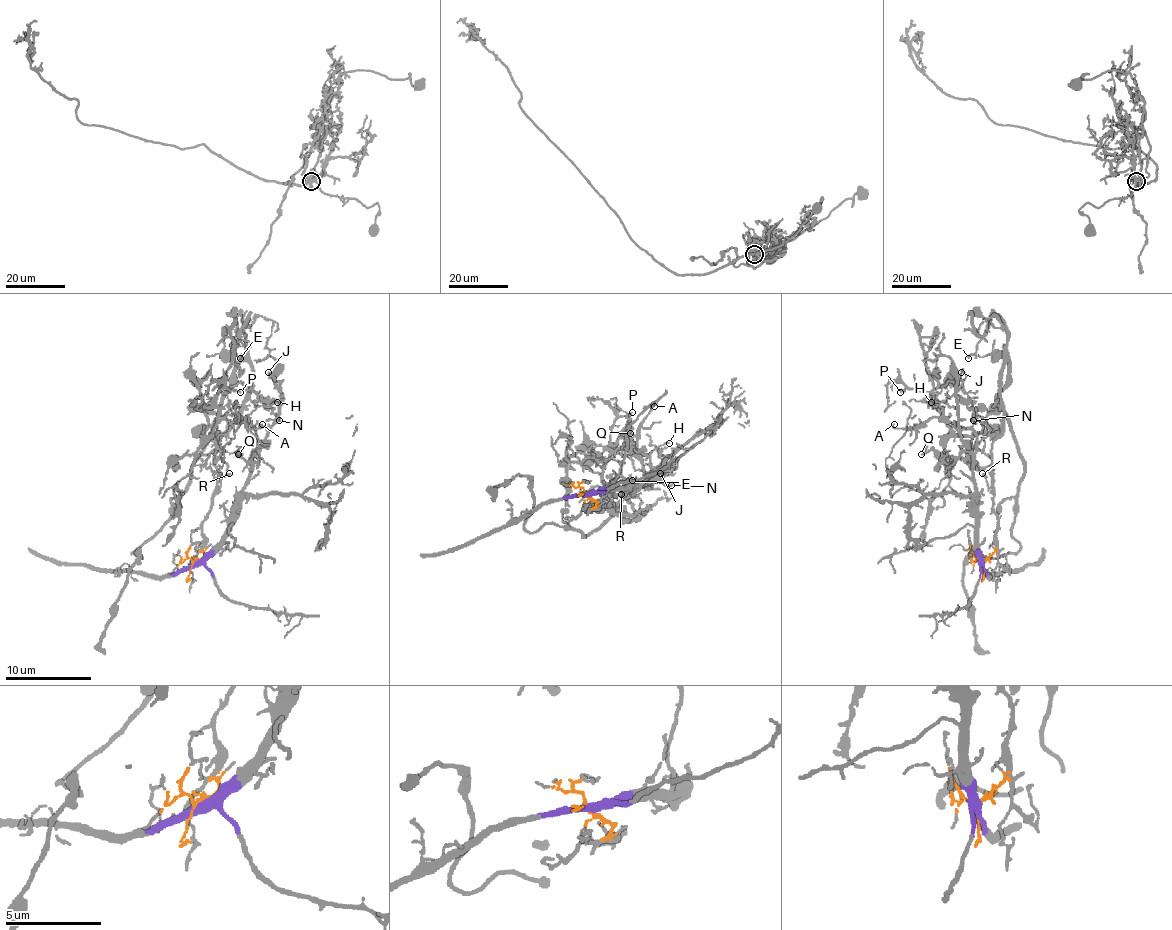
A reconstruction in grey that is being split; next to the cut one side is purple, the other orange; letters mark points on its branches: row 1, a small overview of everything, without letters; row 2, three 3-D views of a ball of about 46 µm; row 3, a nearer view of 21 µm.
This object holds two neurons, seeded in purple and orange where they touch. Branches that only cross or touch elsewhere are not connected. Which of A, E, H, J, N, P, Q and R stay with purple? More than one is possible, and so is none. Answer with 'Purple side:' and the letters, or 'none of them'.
Purple side: A, H, J, N, Q

